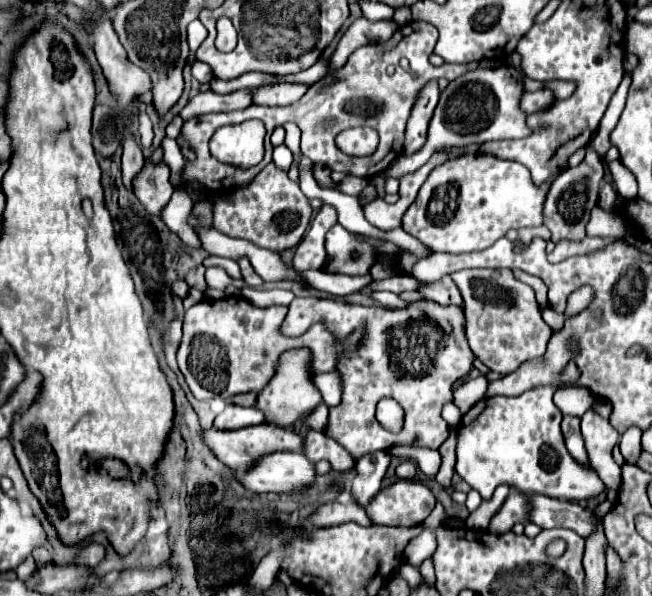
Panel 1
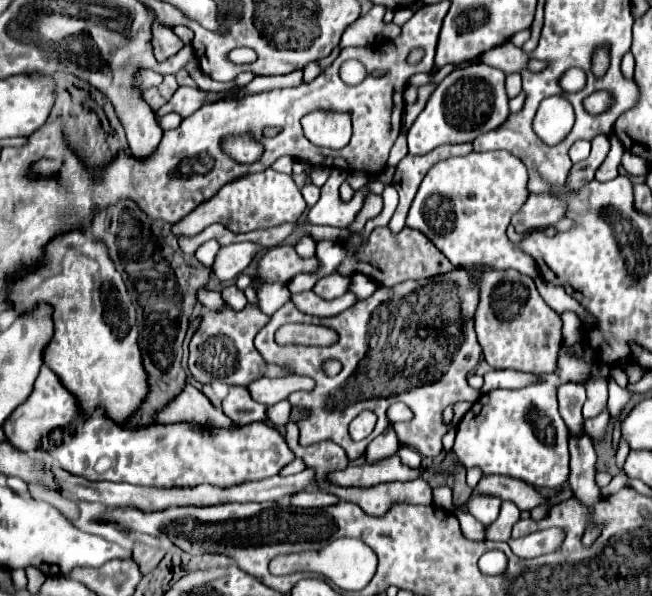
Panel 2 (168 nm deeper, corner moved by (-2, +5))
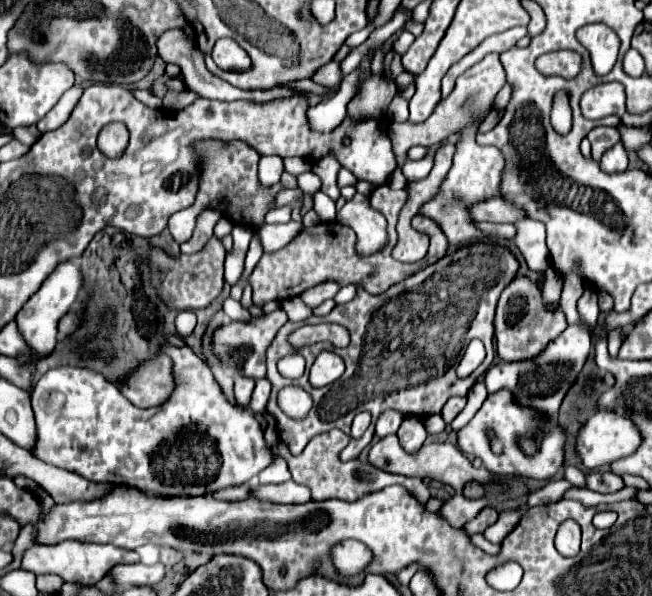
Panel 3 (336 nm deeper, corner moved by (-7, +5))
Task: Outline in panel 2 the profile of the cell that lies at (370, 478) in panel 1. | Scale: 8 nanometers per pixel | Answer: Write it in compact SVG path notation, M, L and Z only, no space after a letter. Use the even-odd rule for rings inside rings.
M387 428L383 434L379 434L379 436L367 446L367 460L369 460L369 462L381 460L381 458L385 458L385 456L395 454L397 448L399 448L397 434L393 432L393 428Z

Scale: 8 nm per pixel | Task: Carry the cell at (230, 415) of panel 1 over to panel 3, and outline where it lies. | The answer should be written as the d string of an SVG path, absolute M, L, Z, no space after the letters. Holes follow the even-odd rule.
M236 378L236 382L234 382L234 396L236 396L236 406L240 410L248 410L250 408L252 392L254 392L254 380L250 380L250 378Z

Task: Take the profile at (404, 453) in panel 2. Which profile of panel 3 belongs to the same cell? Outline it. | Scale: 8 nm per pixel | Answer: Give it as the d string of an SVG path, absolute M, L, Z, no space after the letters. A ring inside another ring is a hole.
M408 418L402 422L400 430L398 430L398 438L400 438L400 446L408 452L408 454L416 454L424 440L426 440L426 428L422 426L420 420Z

